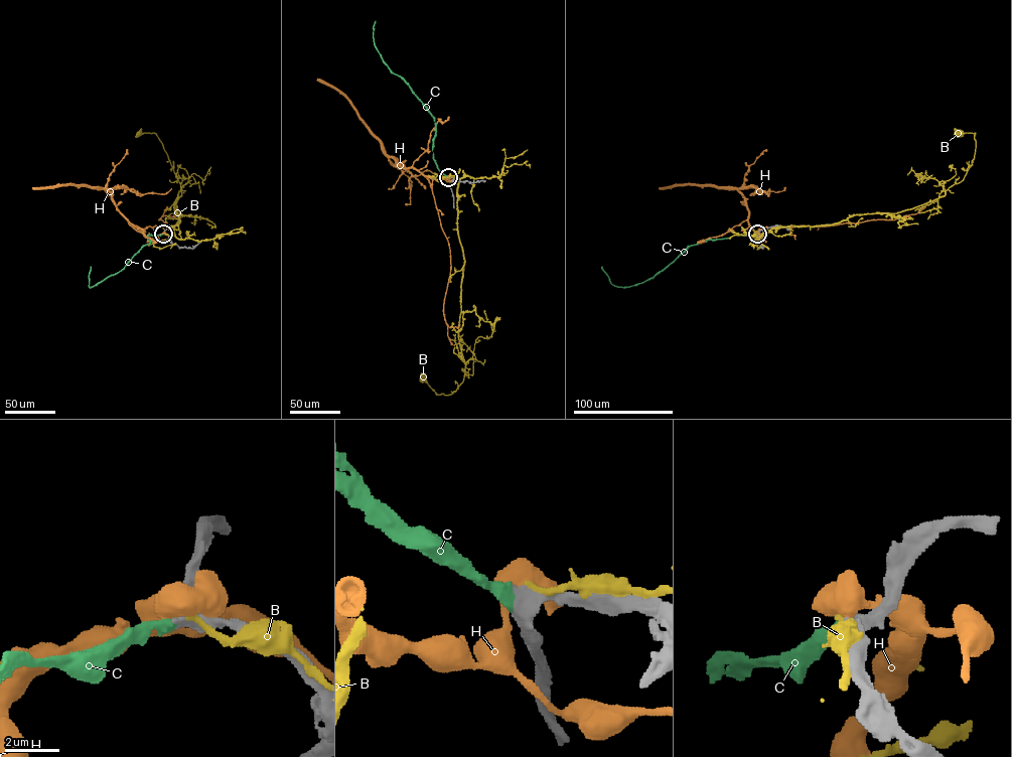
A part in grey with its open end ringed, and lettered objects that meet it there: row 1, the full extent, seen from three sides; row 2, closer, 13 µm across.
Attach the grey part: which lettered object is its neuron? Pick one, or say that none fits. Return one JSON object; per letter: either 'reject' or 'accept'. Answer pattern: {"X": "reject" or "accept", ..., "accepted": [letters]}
{"B": "reject", "C": "accept", "H": "reject", "accepted": ["C"]}

